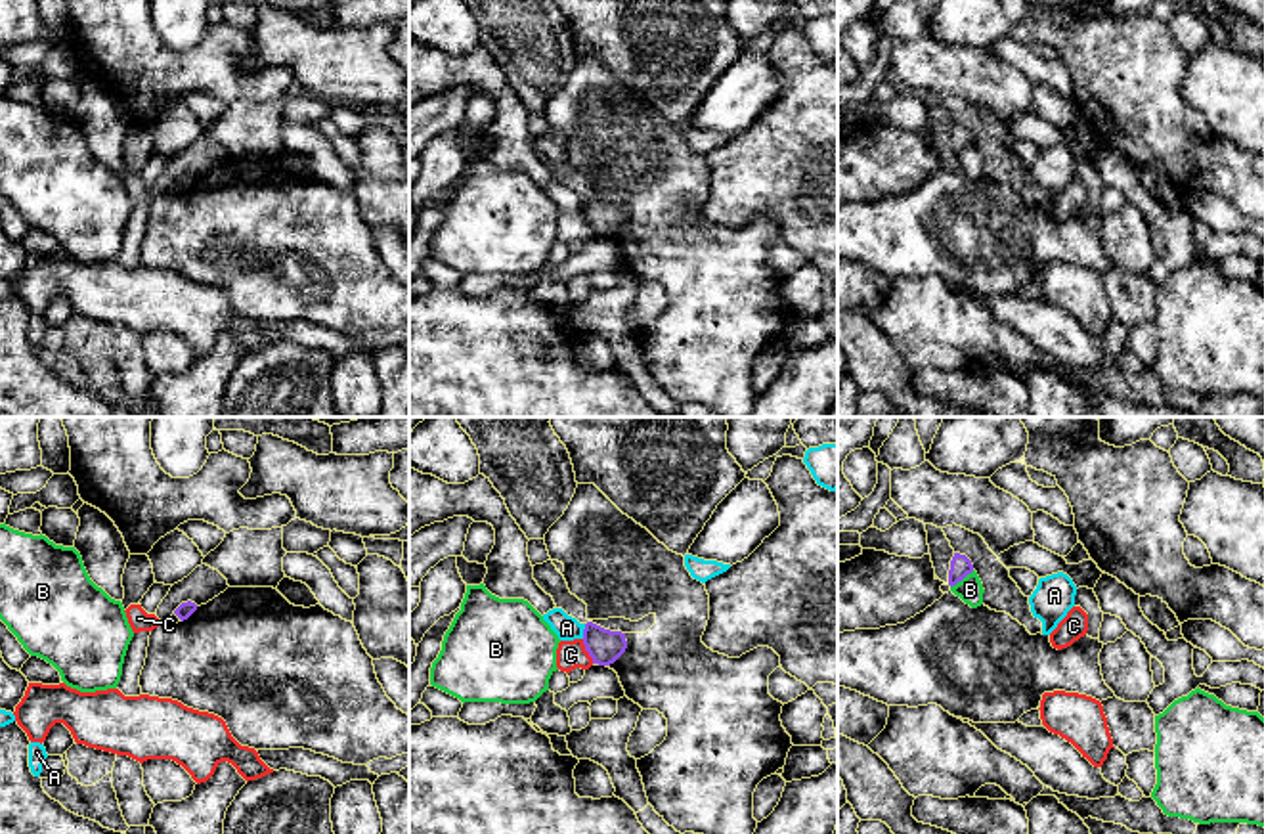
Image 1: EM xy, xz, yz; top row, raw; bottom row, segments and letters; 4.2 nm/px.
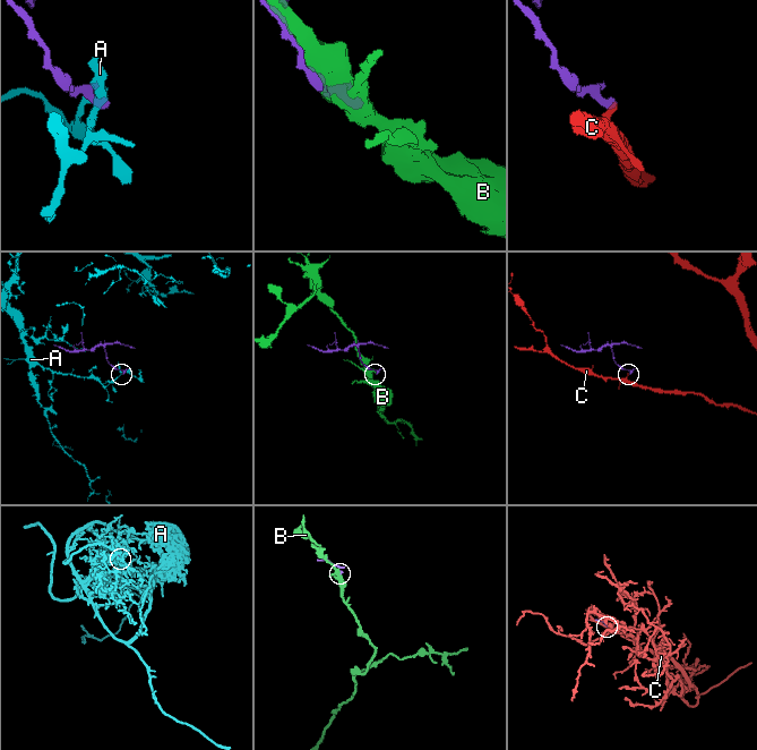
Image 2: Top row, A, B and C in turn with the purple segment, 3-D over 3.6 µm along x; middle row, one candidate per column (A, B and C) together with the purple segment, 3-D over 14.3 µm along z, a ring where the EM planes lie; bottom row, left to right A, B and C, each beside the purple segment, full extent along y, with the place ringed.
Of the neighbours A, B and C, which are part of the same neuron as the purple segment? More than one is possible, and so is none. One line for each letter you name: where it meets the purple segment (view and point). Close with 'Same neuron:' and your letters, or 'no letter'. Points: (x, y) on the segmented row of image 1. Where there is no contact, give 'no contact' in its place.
Same neuron: no letter

